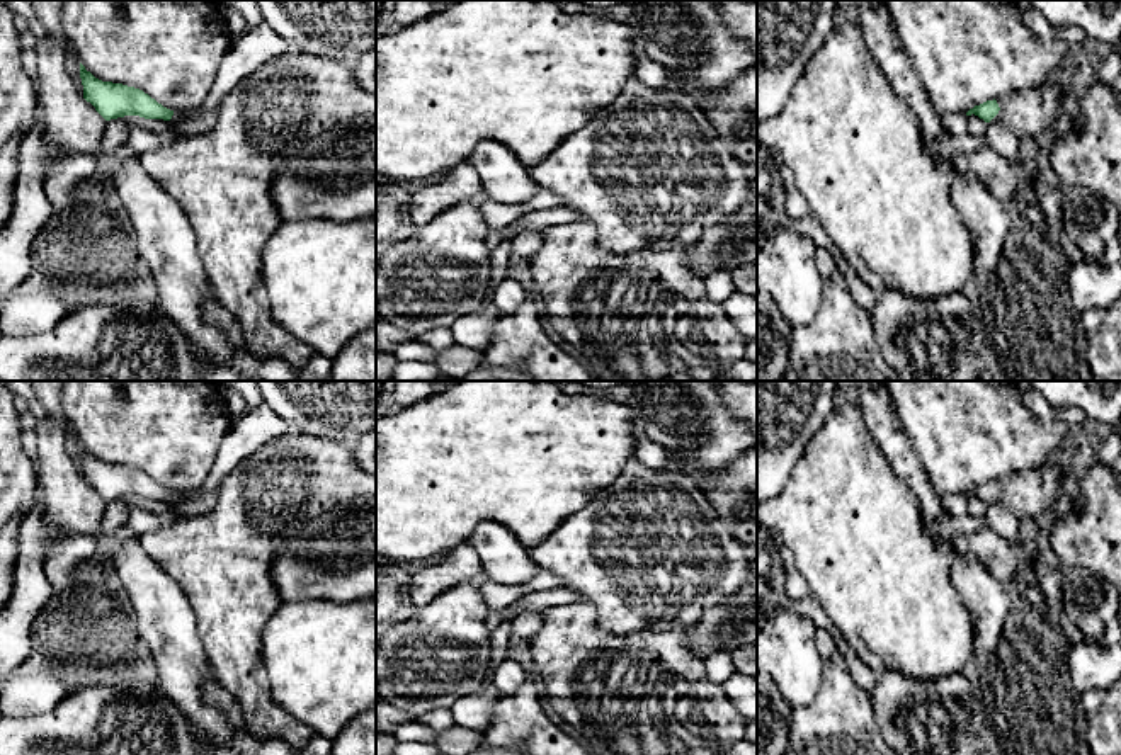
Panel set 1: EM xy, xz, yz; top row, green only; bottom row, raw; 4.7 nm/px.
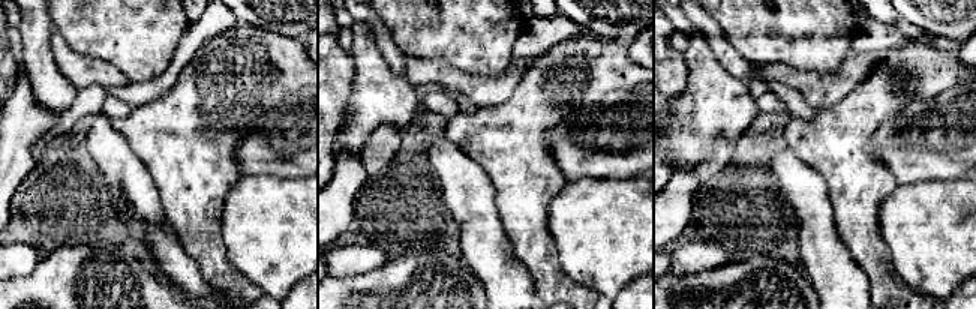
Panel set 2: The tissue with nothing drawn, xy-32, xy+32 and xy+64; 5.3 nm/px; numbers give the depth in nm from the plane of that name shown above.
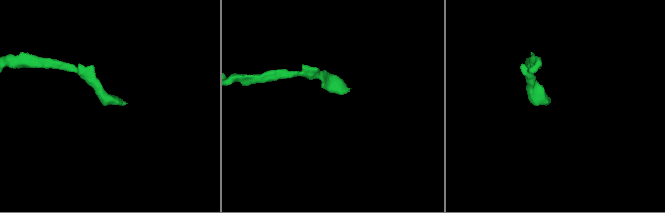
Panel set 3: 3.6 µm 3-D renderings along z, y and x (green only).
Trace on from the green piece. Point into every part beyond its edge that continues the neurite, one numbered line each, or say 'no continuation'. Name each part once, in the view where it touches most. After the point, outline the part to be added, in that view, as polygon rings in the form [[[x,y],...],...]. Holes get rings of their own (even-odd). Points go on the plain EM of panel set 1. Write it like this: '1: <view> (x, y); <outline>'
1: yz (1028, 495); [[[1063,454],[1060,469],[1043,464],[1038,469],[995,480],[1000,491],[988,505],[1004,505],[1017,517],[1026,532],[1039,532],[1044,529],[1044,514],[1060,508],[1058,491],[1072,490],[1073,476],[1080,471],[1080,457]]]

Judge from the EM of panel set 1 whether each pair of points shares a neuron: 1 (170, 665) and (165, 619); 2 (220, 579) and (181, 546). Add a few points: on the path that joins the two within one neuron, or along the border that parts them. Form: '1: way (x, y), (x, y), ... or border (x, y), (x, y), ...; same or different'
1: way (170, 653), (170, 631); same
2: way (210, 568), (191, 550); same

